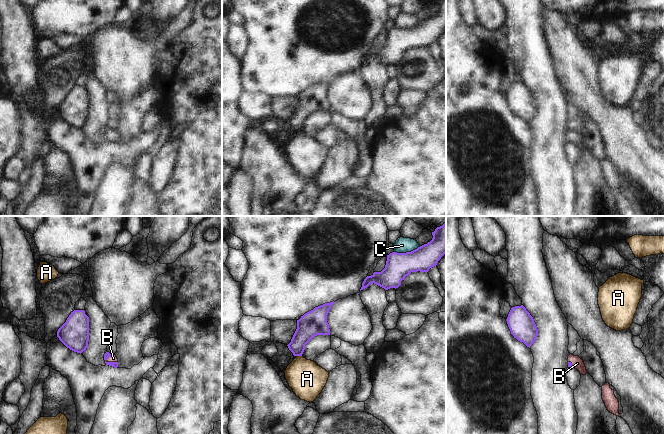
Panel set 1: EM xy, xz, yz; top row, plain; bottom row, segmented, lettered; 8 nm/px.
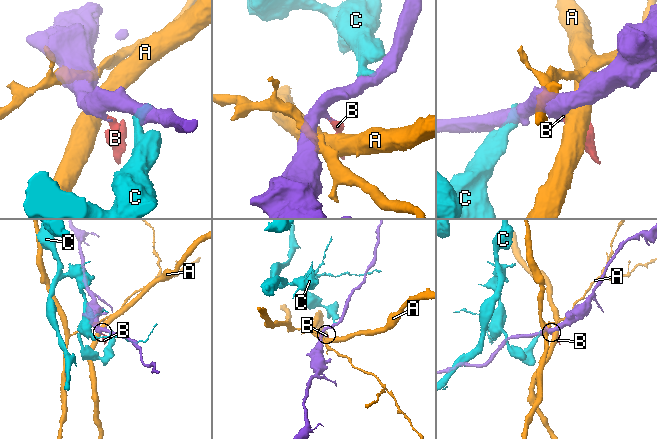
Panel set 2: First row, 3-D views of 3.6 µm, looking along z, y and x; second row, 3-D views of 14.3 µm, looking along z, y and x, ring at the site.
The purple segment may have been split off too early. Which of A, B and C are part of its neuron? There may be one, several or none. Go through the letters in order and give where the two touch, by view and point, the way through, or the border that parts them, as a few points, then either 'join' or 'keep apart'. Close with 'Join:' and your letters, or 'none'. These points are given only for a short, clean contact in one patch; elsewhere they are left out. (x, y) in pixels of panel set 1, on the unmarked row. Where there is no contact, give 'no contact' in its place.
A: xz (299, 131) | keep apart
B: xy (107, 138) | across xy (114, 140), (107, 138), (113, 134) | join
C: xz (407, 28) | along xz (420, 22), (410, 27), (394, 28) | keep apart
Join: B

